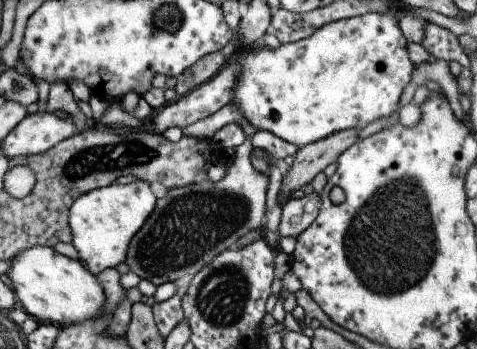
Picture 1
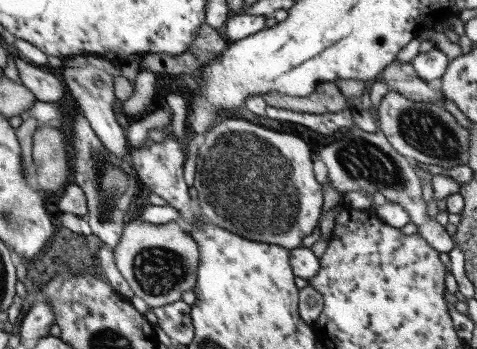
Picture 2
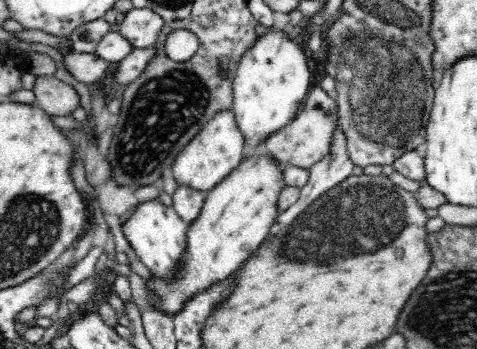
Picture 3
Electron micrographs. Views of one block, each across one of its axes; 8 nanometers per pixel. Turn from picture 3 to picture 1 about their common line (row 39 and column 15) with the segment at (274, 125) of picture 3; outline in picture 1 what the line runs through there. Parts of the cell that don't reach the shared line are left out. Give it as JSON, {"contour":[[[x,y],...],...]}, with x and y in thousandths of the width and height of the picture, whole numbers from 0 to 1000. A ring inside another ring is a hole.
{"contour":[[[73,705],[57,722],[44,722],[23,751],[15,791],[31,831],[31,854],[40,860],[36,883],[78,923],[140,940],[149,928],[195,928],[216,917],[224,900],[224,854],[216,819],[208,814],[208,791],[182,779],[166,745],[145,745],[124,722],[111,722],[111,711]]]}

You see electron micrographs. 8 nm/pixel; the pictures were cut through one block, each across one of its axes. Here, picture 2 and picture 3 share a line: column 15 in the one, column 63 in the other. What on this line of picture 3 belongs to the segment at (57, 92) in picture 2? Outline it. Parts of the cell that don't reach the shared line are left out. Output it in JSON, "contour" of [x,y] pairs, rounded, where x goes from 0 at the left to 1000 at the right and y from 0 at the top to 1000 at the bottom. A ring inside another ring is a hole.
{"contour":[[[155,149],[155,155],[143,155],[143,160],[130,166],[130,189],[159,235],[189,252],[193,241],[201,241],[218,218],[218,206],[226,195],[226,178],[205,172],[201,155]]]}

